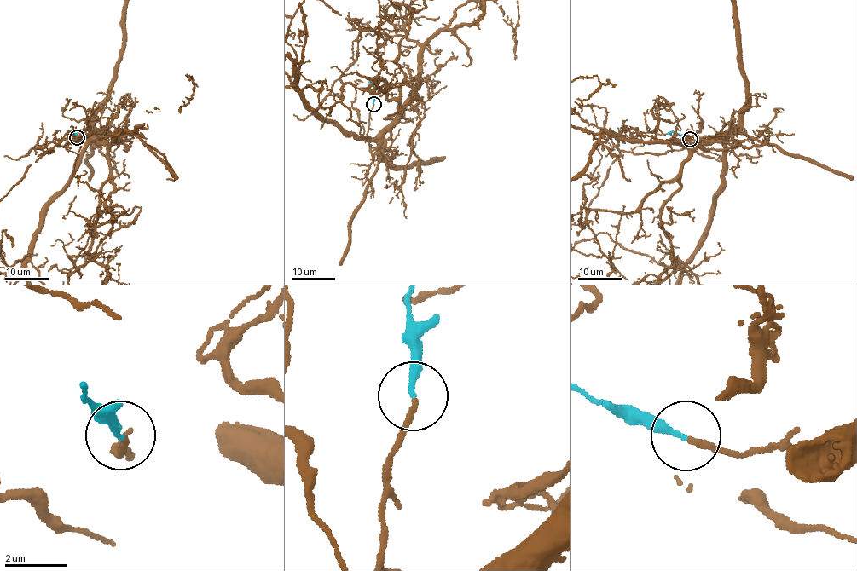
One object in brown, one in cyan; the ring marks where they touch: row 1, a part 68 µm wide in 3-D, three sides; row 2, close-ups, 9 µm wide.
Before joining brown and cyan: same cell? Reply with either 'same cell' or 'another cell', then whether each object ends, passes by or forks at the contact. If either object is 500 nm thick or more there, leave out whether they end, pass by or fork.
same cell; brown ends; cyan ends

